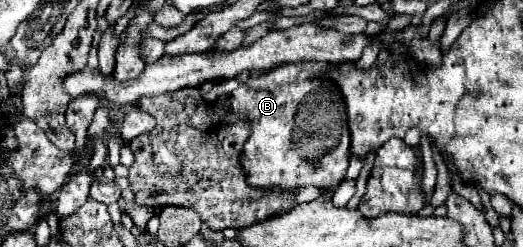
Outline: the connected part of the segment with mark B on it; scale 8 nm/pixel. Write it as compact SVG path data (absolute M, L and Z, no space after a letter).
M314 61L282 65L234 89L230 111L238 121L248 121L252 129L240 157L250 187L286 191L314 185L324 191L338 187L346 179L350 131L340 91L328 79L318 77L328 67Z

